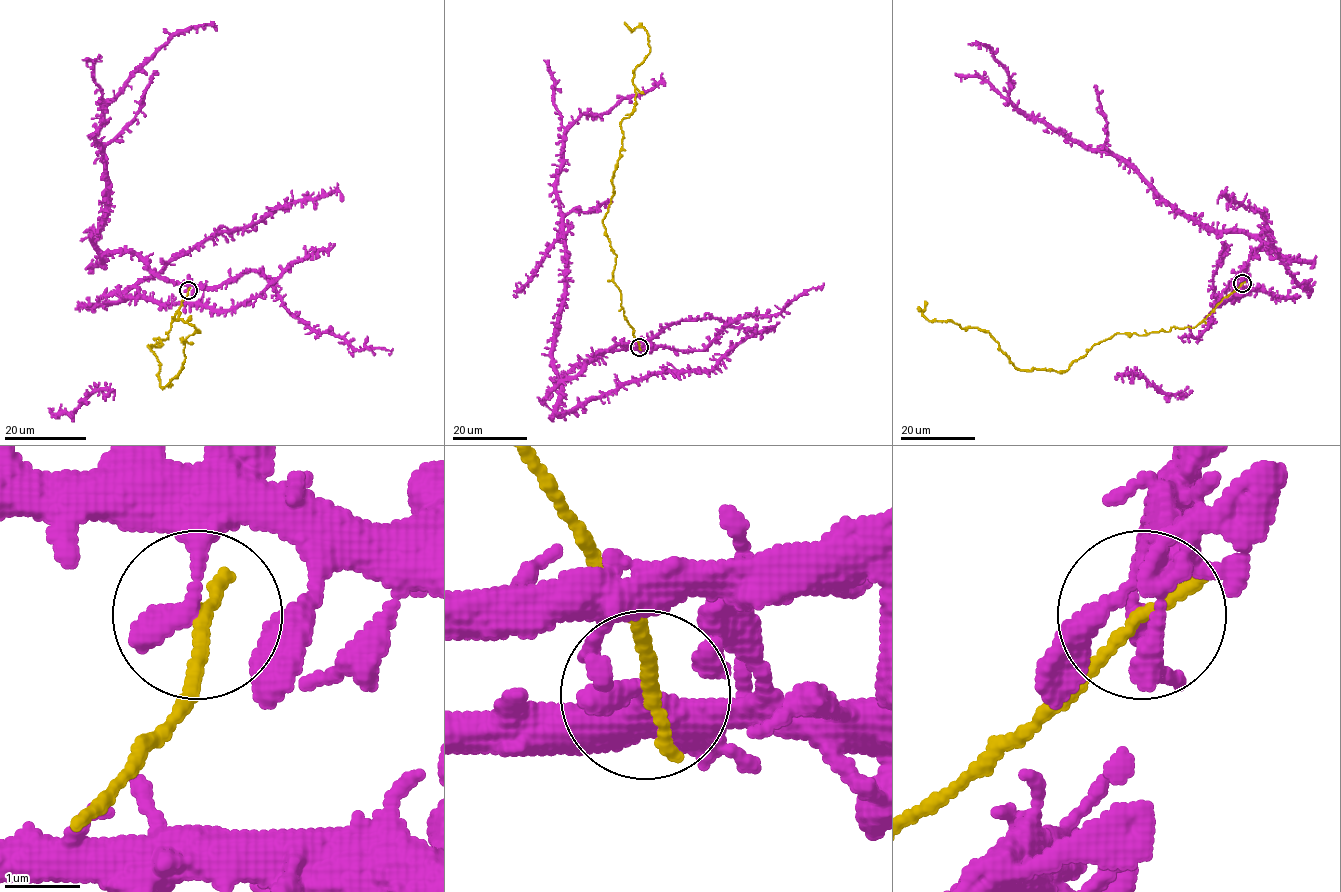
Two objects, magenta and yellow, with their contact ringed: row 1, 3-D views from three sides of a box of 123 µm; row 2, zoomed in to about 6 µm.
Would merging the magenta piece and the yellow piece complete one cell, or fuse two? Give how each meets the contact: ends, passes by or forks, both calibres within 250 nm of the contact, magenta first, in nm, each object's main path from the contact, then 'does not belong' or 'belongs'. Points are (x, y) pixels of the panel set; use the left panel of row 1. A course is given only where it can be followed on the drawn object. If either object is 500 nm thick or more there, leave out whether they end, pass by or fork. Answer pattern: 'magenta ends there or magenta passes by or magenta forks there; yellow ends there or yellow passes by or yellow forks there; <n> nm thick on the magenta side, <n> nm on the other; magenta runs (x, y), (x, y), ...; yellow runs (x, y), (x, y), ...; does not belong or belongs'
magenta ends there; yellow ends there; 360 nm thick on the magenta side, 190 nm on the other; magenta runs (187, 290), (92, 241), (107, 197), (96, 139), (130, 77), (173, 36), (214, 24); yellow runs (188, 290), (168, 338), (148, 345), (162, 387), (170, 386), (185, 362), (181, 339), (200, 332), (171, 317); does not belong

